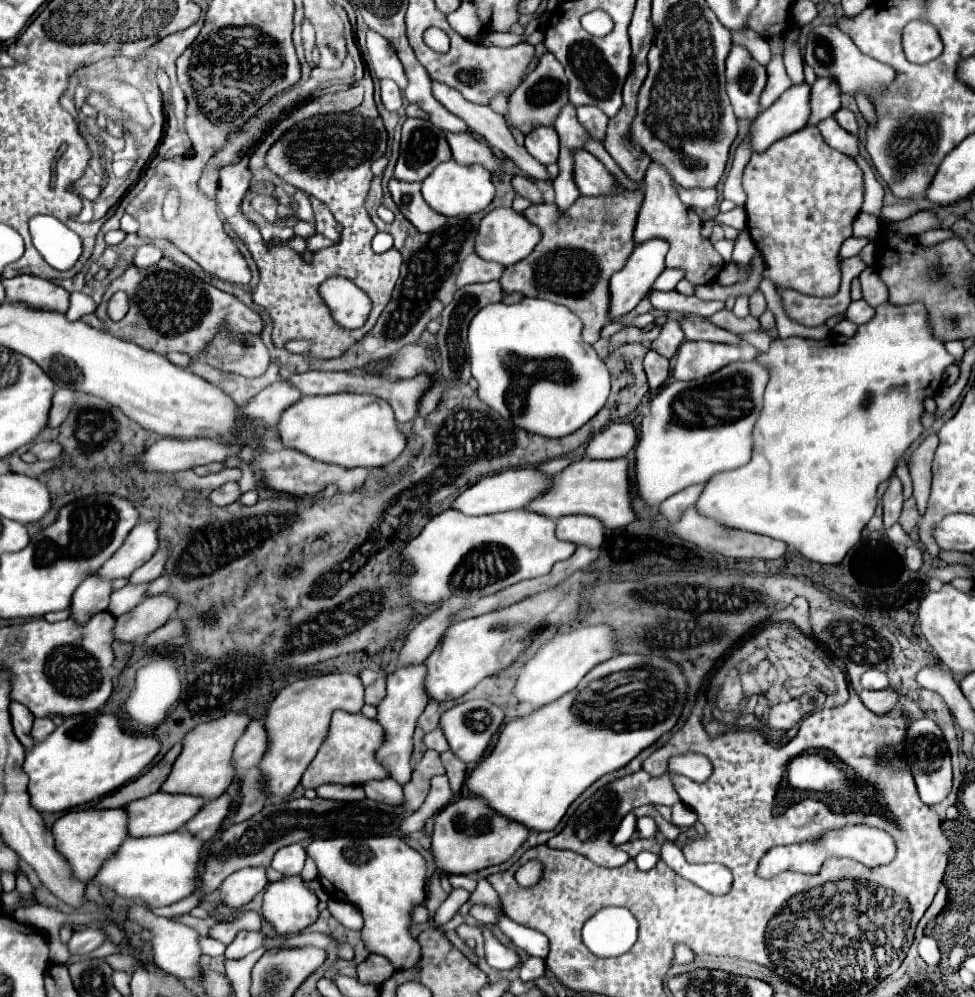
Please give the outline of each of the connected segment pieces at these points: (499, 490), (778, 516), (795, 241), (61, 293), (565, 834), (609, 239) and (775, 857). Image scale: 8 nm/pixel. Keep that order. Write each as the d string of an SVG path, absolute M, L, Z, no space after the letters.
M528 467L528 469L506 469L502 473L482 477L478 483L474 483L466 491L462 491L456 499L452 499L448 507L456 509L464 515L490 515L490 513L498 513L498 511L524 509L528 505L528 501L532 501L532 497L538 497L540 493L544 493L548 489L548 485L550 485L550 479L532 467Z
M884 303L880 307L876 307L876 315L872 321L868 321L866 325L860 325L856 333L852 337L836 335L832 333L826 339L804 339L804 337L788 337L788 339L774 339L770 343L770 349L766 353L758 353L756 361L760 365L764 365L770 373L770 381L766 385L764 391L764 407L762 413L752 429L752 459L734 471L724 471L724 473L716 473L706 485L704 491L700 495L700 499L696 501L696 509L700 515L710 517L714 521L718 521L724 527L730 529L740 529L740 531L750 531L750 533L758 533L758 535L768 535L768 537L776 537L782 539L784 543L792 545L792 549L800 551L806 559L816 561L816 563L828 563L828 565L836 565L844 559L844 555L860 541L860 533L864 529L864 525L870 521L870 517L874 515L876 509L876 493L882 481L886 481L892 471L894 465L898 461L898 457L920 437L922 433L922 425L920 425L920 415L924 411L924 397L926 397L926 387L930 385L934 373L942 373L942 369L946 365L952 365L956 359L952 357L946 349L944 343L938 341L936 337L932 337L932 331L926 323L926 313L924 313L924 305L908 305L908 307L896 307L890 303Z
M804 127L798 133L776 141L766 153L752 155L744 169L742 185L748 193L744 205L748 215L748 233L764 257L764 277L804 295L836 295L840 287L838 251L840 245L852 235L852 223L862 207L862 171L856 161L830 149L818 127Z
M18 275L12 279L2 279L6 289L6 301L26 303L32 309L46 309L66 313L70 303L70 293L60 285L32 275Z
M640 769L636 773L630 773L626 777L620 777L612 783L608 783L608 791L606 791L606 787L602 787L590 799L580 803L580 807L574 811L574 815L566 821L566 827L562 829L562 833L558 833L556 837L552 837L548 841L548 847L570 849L574 853L588 857L590 861L594 861L600 867L620 867L630 859L630 855L626 851L610 845L610 837L616 831L622 817L640 805L652 804L672 807L676 803L680 803L680 797L678 797L668 773L664 773L660 777L652 777L650 773Z
M622 191L616 195L600 195L600 197L578 197L570 209L560 211L556 205L540 203L532 205L524 211L524 215L542 229L542 239L536 249L520 263L506 267L500 283L504 285L504 293L520 291L526 297L540 297L558 305L566 305L572 313L578 315L582 321L582 339L586 343L596 343L600 339L600 329L608 323L608 281L614 271L620 271L628 261L634 241L634 225L642 205L644 193L642 191Z
M850 825L850 827L826 831L820 839L814 839L814 843L812 841L810 843L794 843L794 845L770 849L762 857L758 873L760 873L760 877L772 877L786 869L802 871L802 873L816 873L828 857L848 857L848 859L860 861L868 867L882 867L882 865L888 865L896 857L896 841L890 833L886 833L882 829L876 829L870 825Z

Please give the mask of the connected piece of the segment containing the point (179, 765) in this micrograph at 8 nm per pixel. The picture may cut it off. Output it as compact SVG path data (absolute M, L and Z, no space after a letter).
M228 713L226 717L220 717L216 721L208 721L204 725L194 727L182 741L182 753L172 765L172 771L168 779L162 783L160 791L162 793L186 793L194 797L202 797L204 801L212 801L220 797L230 781L234 779L234 769L230 767L232 759L232 749L240 733L248 727L250 717L240 715L240 713Z

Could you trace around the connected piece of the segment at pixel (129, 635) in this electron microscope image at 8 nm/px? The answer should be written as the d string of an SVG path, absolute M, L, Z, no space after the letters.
M166 595L146 597L132 611L116 617L114 623L114 639L116 641L140 641L160 625L164 625L176 609L176 599Z

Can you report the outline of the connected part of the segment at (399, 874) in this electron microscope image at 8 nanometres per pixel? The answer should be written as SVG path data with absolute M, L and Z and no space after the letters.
M330 837L330 839L314 839L306 847L306 855L314 859L318 867L318 881L328 897L336 897L340 901L350 901L364 915L362 939L370 953L384 955L396 969L416 967L420 959L420 945L414 937L410 937L410 909L424 901L424 885L426 885L426 861L400 837Z

